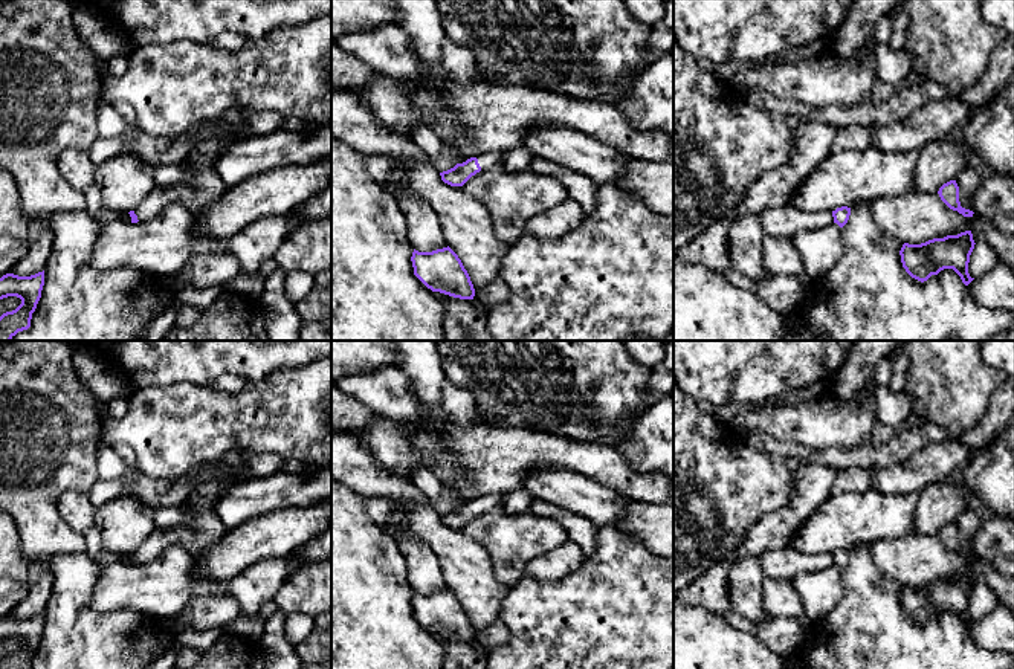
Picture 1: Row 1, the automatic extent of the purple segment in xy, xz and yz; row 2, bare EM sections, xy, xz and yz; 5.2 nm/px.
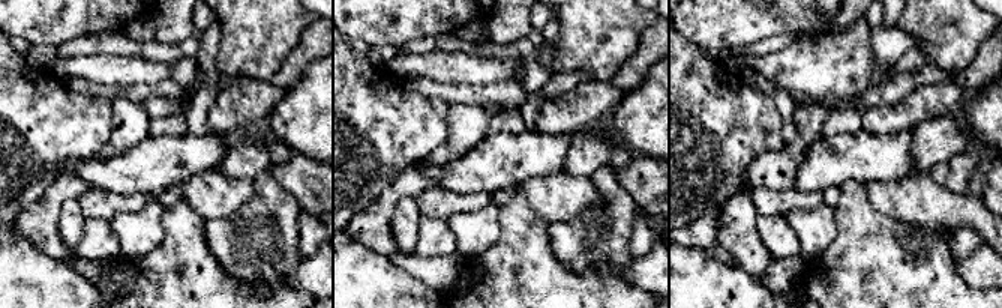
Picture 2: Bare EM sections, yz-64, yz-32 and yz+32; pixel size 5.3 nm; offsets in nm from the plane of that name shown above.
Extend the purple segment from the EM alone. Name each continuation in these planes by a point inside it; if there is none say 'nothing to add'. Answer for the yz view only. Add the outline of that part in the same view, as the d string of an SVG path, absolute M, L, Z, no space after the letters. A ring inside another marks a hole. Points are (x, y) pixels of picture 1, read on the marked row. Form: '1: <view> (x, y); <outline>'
nothing to add

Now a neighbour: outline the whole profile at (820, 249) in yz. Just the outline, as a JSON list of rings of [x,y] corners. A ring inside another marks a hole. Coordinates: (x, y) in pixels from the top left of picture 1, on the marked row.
[[[837,223],[822,229],[803,229],[793,237],[800,252],[803,273],[812,281],[826,276],[844,254],[843,232]]]

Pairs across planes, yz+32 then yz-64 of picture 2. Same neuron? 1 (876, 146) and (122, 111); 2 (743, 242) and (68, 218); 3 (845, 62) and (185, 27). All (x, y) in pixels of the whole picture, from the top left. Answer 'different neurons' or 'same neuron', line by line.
1: different neurons
2: same neuron
3: different neurons

